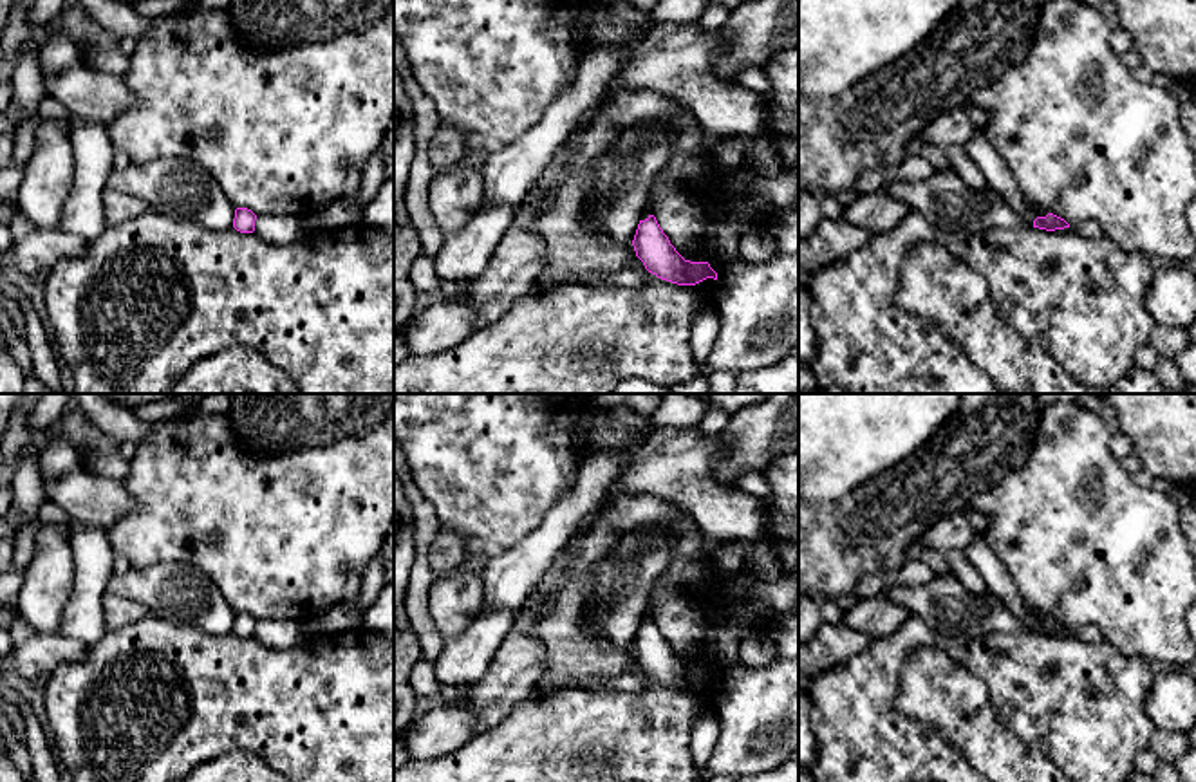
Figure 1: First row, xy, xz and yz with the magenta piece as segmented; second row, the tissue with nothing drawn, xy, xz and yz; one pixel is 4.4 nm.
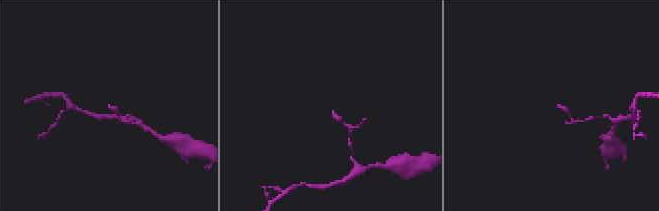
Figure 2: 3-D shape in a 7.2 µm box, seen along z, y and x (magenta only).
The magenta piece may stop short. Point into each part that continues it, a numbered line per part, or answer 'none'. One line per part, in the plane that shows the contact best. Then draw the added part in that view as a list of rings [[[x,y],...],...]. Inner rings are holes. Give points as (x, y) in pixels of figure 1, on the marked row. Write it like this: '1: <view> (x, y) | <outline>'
none

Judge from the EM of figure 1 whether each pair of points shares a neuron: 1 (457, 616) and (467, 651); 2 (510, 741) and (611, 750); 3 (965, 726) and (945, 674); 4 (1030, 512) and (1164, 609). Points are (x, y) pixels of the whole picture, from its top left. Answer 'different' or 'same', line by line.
1: different
2: same
3: same
4: same

